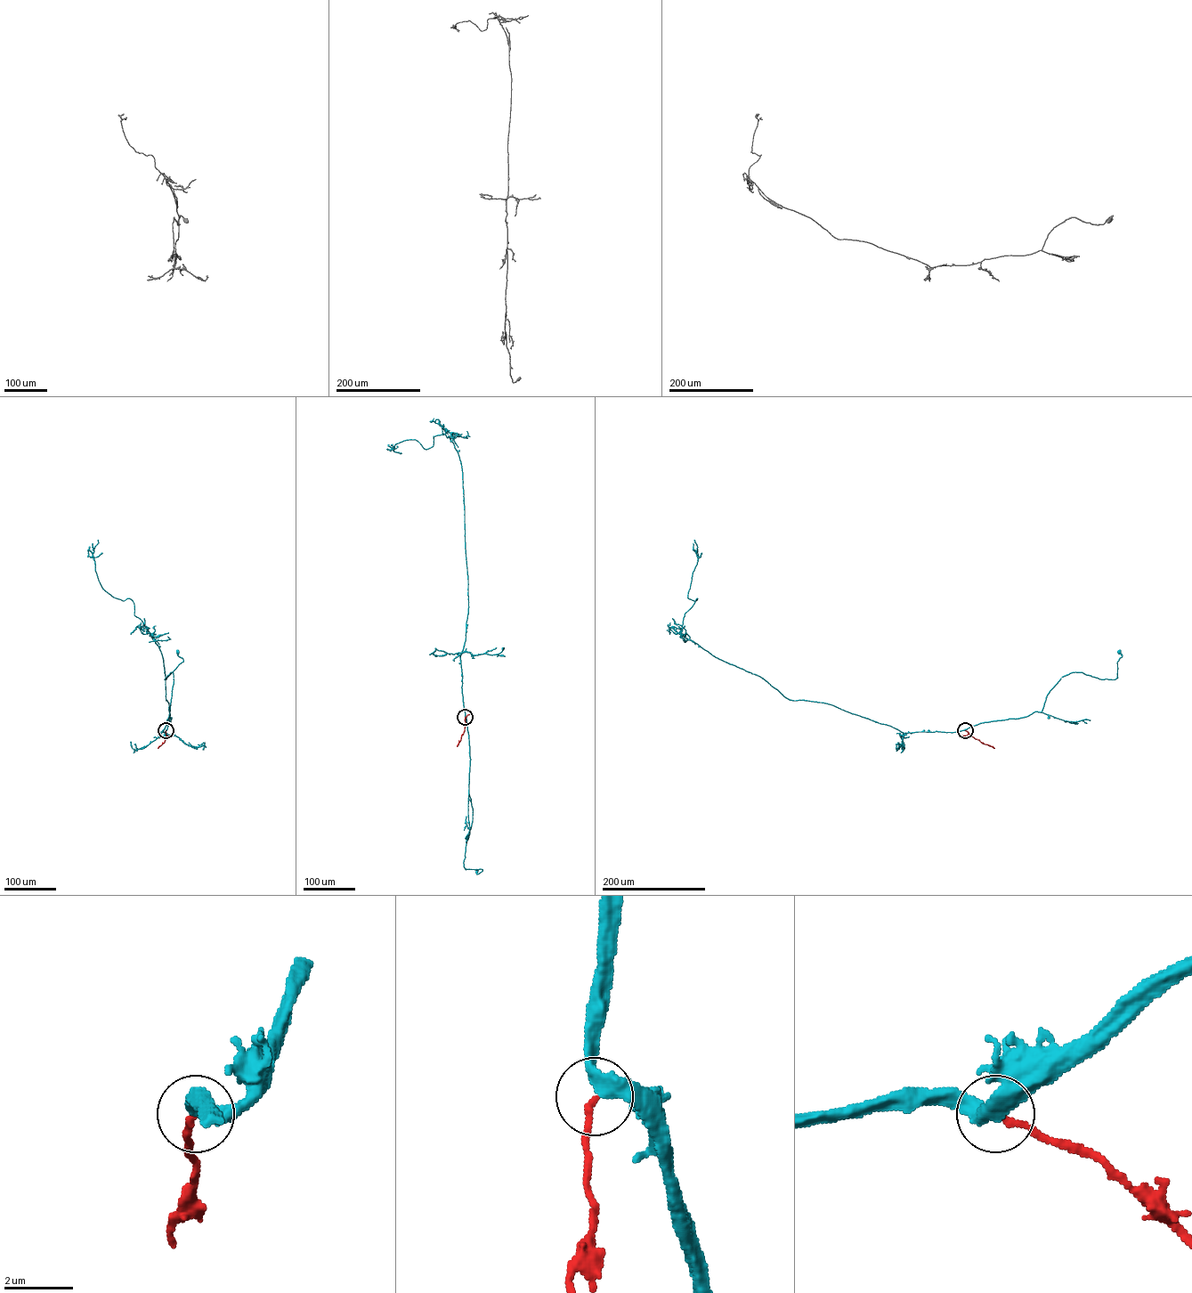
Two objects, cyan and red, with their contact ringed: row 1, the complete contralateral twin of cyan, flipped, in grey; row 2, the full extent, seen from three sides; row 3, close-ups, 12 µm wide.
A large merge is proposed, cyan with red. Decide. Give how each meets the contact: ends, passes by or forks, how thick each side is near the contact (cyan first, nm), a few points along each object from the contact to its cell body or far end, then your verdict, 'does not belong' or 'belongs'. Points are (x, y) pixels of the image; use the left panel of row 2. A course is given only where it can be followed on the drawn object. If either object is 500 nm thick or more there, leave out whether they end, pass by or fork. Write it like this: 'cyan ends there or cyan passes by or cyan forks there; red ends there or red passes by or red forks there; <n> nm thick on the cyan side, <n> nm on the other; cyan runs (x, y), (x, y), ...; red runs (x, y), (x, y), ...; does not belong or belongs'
cyan passes by; red ends there; 380 nm thick on the cyan side, 180 nm on the other; cyan runs (166, 730), (171, 719), (173, 673), (170, 672), (164, 679), (183, 661), (177, 651); red runs (166, 730), (165, 742), (158, 748); belongs

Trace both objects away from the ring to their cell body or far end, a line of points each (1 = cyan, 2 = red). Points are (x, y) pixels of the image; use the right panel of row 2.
1: (965, 730), (1041, 711), (1050, 691), (1072, 672), (1115, 679), (1119, 651)
2: (965, 730), (994, 748)

